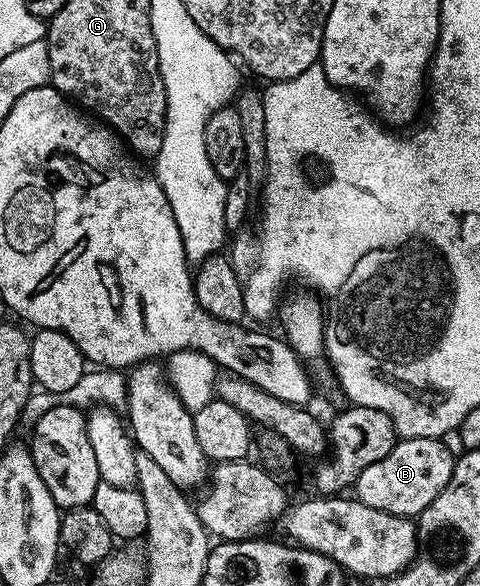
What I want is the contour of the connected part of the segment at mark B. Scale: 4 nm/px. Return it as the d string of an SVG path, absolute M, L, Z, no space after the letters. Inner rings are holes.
M403 438L373 466L361 470L354 482L353 496L373 510L385 510L385 514L397 514L408 518L418 518L421 513L445 490L449 478L455 469L456 457L439 438Z

